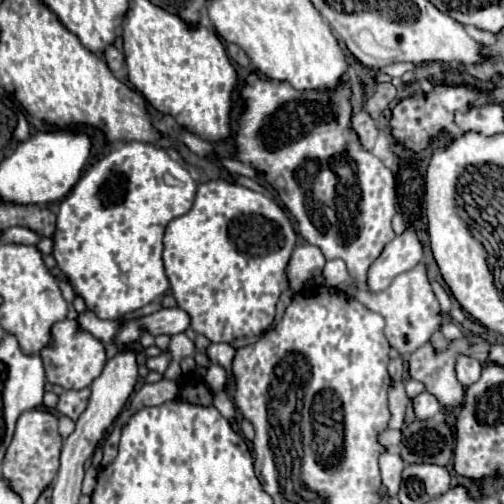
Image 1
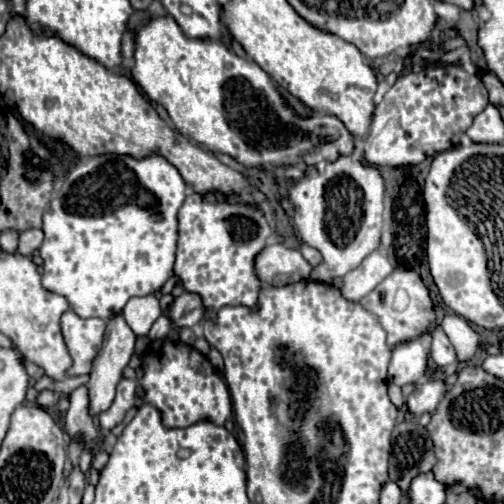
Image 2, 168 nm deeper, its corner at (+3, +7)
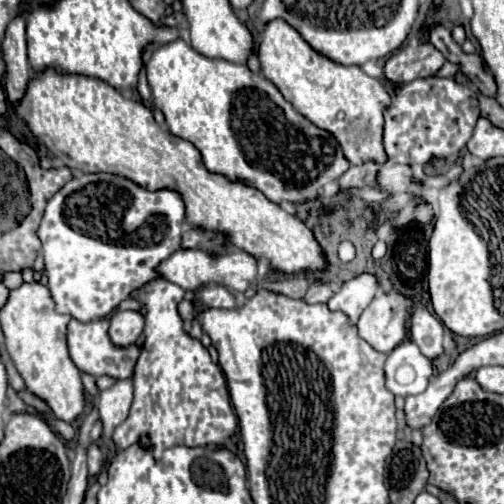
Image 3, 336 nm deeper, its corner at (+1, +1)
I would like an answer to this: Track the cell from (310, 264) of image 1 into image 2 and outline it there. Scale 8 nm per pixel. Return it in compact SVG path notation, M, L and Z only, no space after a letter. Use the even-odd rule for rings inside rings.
M284 244L266 246L256 256L256 276L262 284L286 286L292 282L308 280L310 264L304 260L300 250L286 248Z

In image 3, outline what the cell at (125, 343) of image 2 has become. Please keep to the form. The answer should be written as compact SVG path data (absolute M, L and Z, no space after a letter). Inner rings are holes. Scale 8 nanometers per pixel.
M116 310L110 316L108 336L110 336L112 344L116 344L116 346L122 346L122 348L132 346L138 340L138 336L142 334L142 330L144 330L144 318L138 312Z

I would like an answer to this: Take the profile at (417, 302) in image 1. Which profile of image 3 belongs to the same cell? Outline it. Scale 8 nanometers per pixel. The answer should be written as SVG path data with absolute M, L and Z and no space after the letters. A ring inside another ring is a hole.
M380 292L358 320L360 336L378 352L390 352L402 344L410 330L410 314L416 302L402 292Z

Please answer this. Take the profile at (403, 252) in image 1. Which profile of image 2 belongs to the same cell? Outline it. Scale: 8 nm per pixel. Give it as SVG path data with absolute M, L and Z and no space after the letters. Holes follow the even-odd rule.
M372 252L362 260L358 268L354 268L342 278L340 294L348 302L360 302L360 298L372 292L390 272L392 272L390 262L380 252Z

